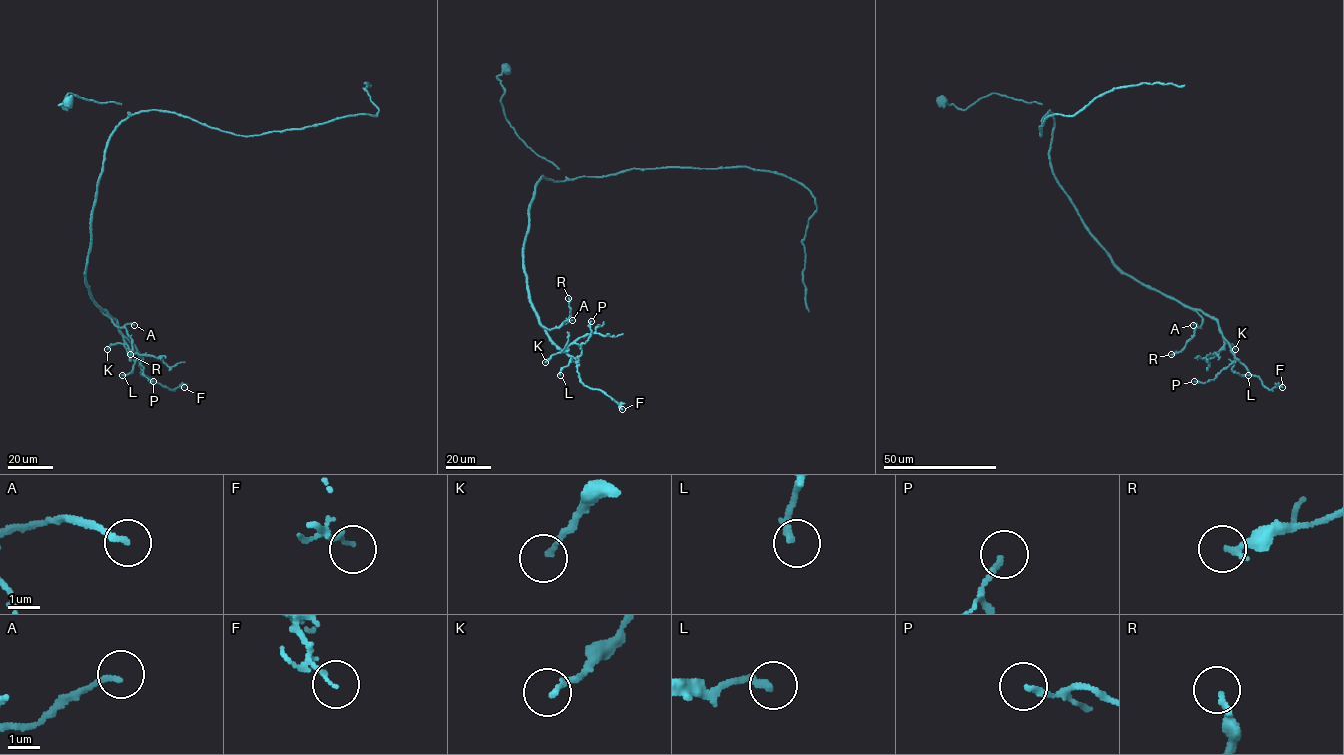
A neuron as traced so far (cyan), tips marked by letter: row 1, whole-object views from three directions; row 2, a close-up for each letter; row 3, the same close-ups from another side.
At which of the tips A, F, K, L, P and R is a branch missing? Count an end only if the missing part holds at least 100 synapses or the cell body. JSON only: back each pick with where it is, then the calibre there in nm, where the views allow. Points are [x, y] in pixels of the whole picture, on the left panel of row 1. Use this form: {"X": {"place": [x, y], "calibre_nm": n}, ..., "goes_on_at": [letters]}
{"goes_on_at": []}

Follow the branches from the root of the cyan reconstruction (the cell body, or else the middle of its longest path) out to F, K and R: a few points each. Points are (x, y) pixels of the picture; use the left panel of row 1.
F: (69, 101), (59, 105), (70, 93), (128, 112), (97, 184), (91, 297), (142, 375), (184, 387)
K: (69, 101), (59, 105), (70, 93), (128, 112), (105, 152), (85, 273), (123, 339), (107, 349)
R: (69, 101), (59, 105), (66, 110), (70, 93), (128, 112), (105, 152), (85, 282), (126, 329), (130, 354)

